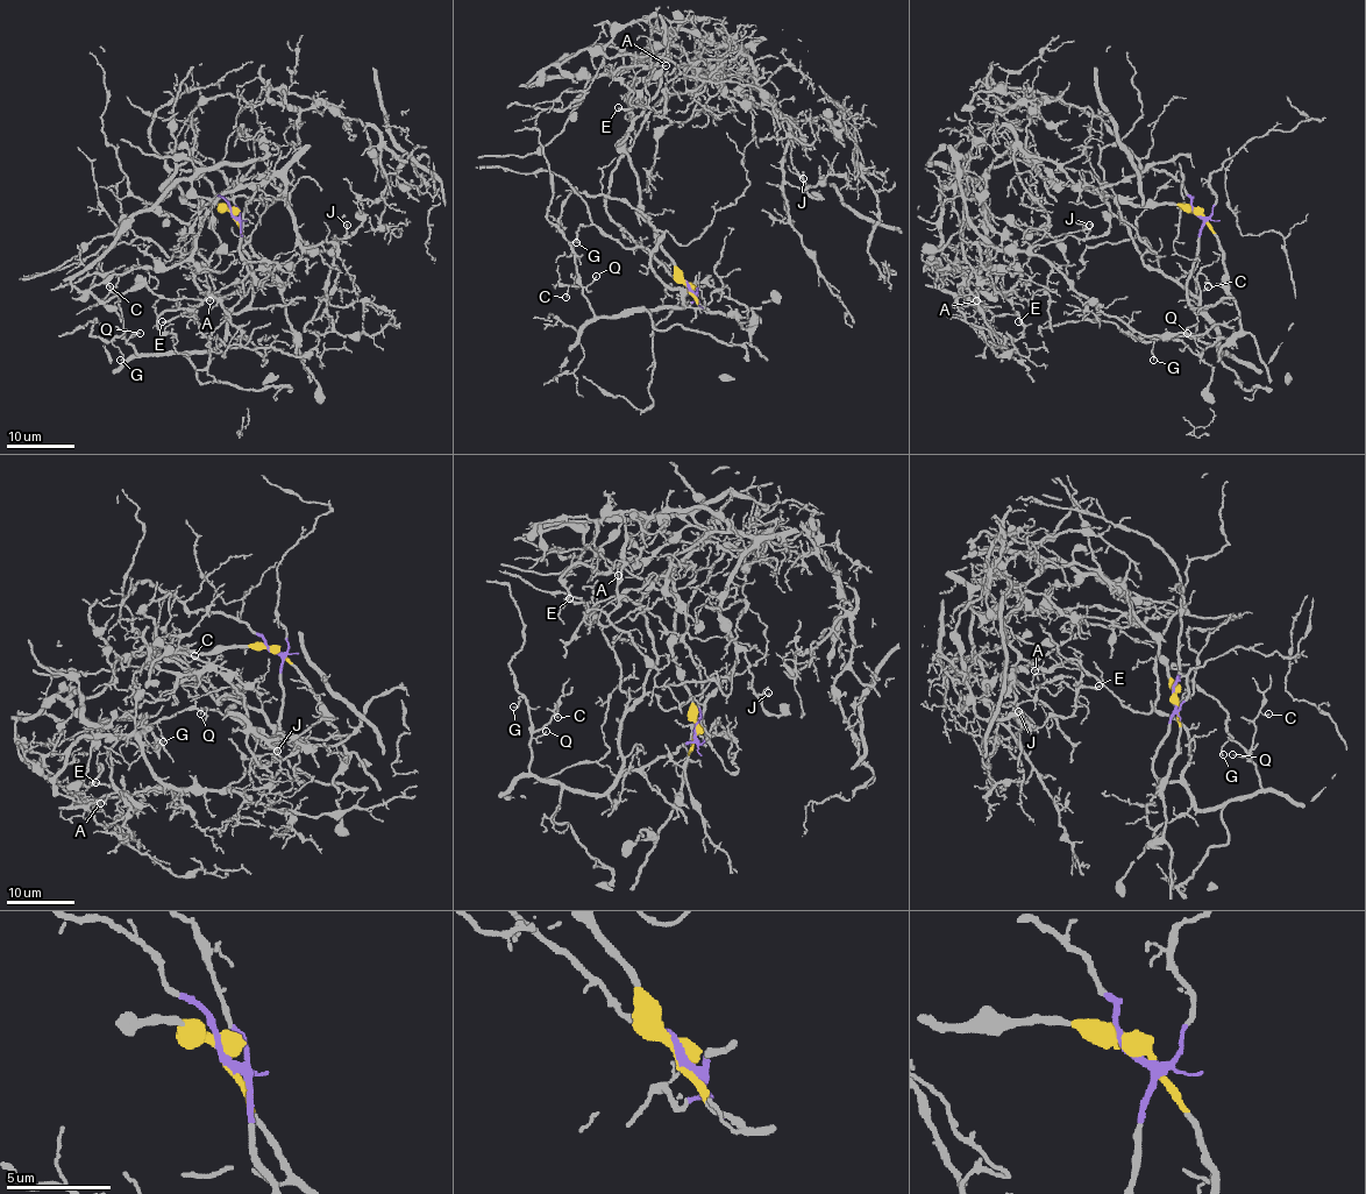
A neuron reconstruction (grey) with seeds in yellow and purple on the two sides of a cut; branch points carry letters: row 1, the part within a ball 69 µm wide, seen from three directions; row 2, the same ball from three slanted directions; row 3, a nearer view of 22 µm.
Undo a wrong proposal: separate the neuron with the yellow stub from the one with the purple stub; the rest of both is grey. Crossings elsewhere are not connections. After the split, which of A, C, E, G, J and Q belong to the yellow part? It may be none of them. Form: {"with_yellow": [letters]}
{"with_yellow": ["A", "E", "J"]}

